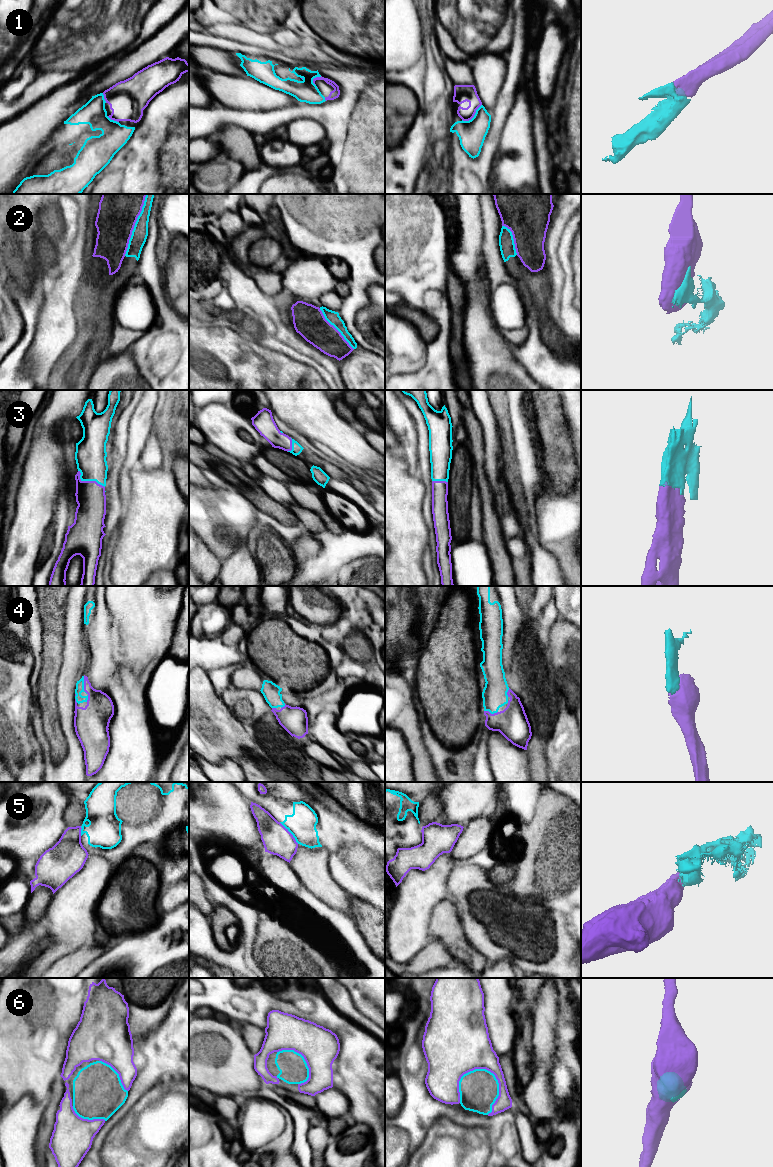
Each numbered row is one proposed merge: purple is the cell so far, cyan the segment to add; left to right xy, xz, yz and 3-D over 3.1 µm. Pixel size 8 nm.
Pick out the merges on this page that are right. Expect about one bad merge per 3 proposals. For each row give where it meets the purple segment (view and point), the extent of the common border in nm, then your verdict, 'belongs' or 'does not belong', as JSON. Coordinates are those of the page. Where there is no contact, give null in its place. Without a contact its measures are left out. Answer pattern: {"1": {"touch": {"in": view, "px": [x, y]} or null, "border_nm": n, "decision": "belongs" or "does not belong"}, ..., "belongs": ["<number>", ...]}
{"1": {"touch": {"in": "yz", "px": [473, 116]}, "border_nm": 200, "decision": "belongs"}, "2": {"touch": {"in": "xy", "px": [134, 225]}, "border_nm": 550, "decision": "belongs"}, "3": {"touch": {"in": "xy", "px": [88, 481]}, "border_nm": 260, "decision": "belongs"}, "4": {"touch": {"in": "xy", "px": [84, 685]}, "border_nm": 150, "decision": "belongs"}, "5": {"touch": {"in": "xz", "px": [290, 833]}, "border_nm": 240, "decision": "does not belong"}, "6": {"touch": {"in": "yz", "px": [499, 1085]}, "border_nm": 400, "decision": "belongs"}, "belongs": ["1", "2", "3", "4", "6"]}

